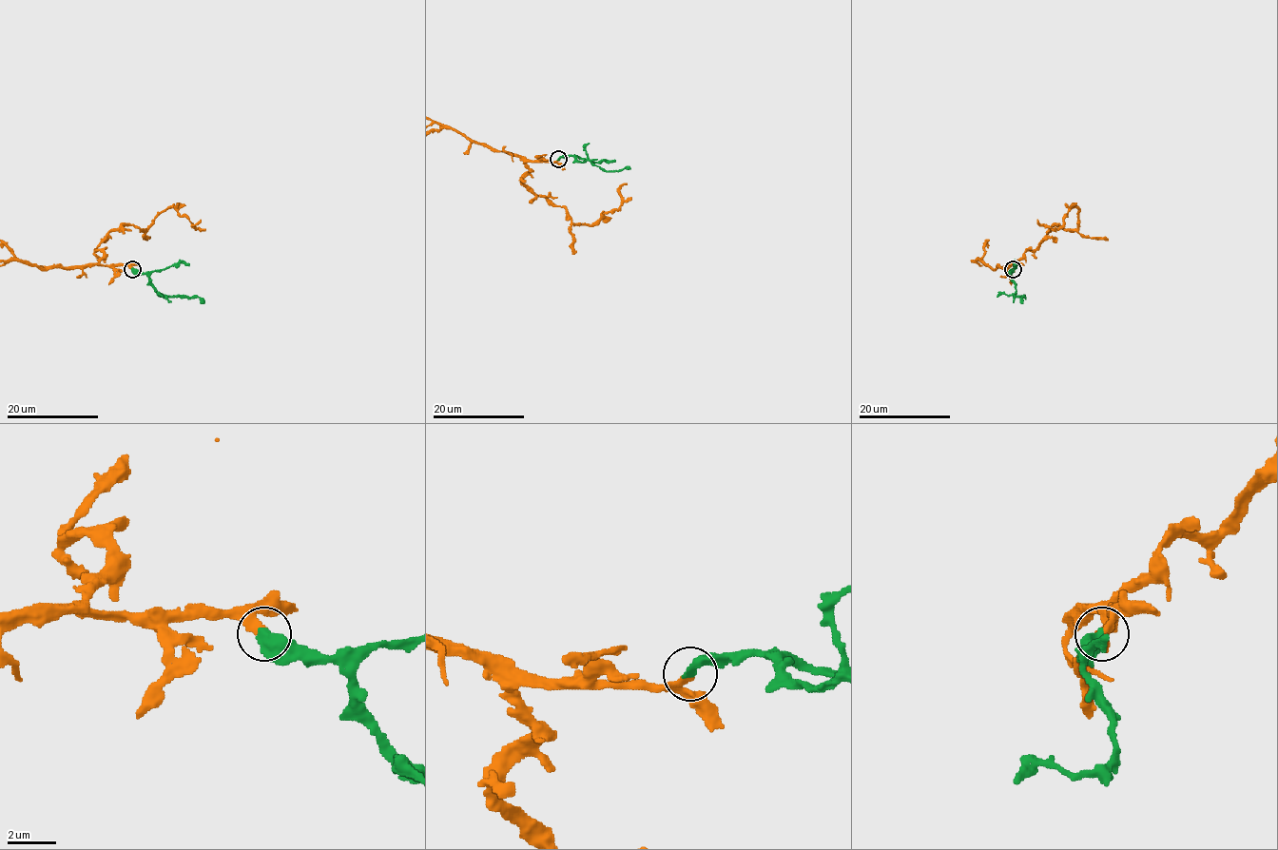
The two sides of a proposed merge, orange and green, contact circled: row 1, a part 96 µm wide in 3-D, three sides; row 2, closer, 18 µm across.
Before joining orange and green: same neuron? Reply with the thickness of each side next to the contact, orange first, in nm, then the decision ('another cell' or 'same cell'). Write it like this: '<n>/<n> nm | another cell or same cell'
320/480 nm | same cell

